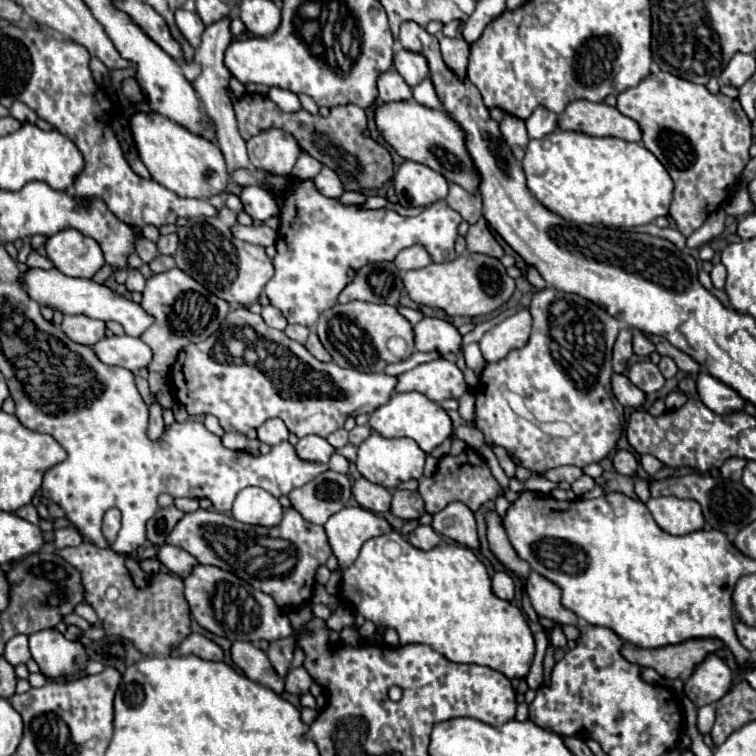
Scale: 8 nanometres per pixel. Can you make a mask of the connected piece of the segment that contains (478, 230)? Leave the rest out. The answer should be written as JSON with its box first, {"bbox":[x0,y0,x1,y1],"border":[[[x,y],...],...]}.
{"bbox":[465,218,503,258],"border":[[[481,218],[477,224],[469,226],[469,230],[465,234],[465,240],[467,240],[467,250],[469,252],[483,252],[483,254],[489,254],[489,256],[495,256],[495,258],[503,256],[503,248],[495,240],[493,232],[487,228],[485,218]]]}

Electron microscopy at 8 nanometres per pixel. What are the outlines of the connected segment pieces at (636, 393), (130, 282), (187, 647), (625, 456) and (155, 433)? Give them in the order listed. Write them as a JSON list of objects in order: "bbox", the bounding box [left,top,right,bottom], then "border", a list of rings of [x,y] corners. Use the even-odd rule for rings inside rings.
[{"bbox":[613,374,647,408],"border":[[[625,374],[613,376],[613,394],[627,408],[639,408],[647,400],[647,394],[639,390],[635,384],[631,384],[631,380]]]},{"bbox":[125,268,145,292],"border":[[[129,268],[127,270],[127,282],[125,282],[125,286],[127,286],[127,290],[131,290],[131,292],[141,292],[143,288],[145,288],[145,278],[143,278],[143,274],[139,272],[139,270],[135,270],[135,268]]]},{"bbox":[173,632,223,662],"border":[[[195,632],[181,642],[181,646],[177,648],[177,652],[173,652],[173,656],[181,656],[181,654],[183,654],[183,656],[195,654],[195,656],[199,656],[199,658],[203,658],[203,660],[217,660],[217,662],[223,660],[223,650],[221,650],[221,646],[217,646],[217,644],[211,642],[209,638],[205,638],[205,636],[201,636],[201,634],[195,634]]]},{"bbox":[613,450,639,476],"border":[[[617,450],[615,458],[613,458],[613,466],[615,466],[615,470],[617,470],[619,474],[631,476],[631,474],[637,470],[639,460],[637,460],[637,456],[633,456],[633,452],[629,452],[629,450]]]},{"bbox":[147,400,165,440],"border":[[[153,400],[149,404],[149,426],[147,426],[147,432],[149,432],[149,438],[151,440],[157,440],[163,434],[163,430],[165,430],[165,424],[163,424],[163,416],[161,414],[163,414],[163,408],[159,406],[157,400]]]}]

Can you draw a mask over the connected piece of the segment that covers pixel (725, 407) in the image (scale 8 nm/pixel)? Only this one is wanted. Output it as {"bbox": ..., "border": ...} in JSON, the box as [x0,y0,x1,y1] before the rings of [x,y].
{"bbox":[695,370,745,412],"border":[[[701,370],[695,374],[695,384],[697,384],[697,394],[701,402],[711,408],[713,412],[735,412],[735,408],[743,408],[745,400],[735,392],[731,386],[723,384],[721,380],[713,378],[709,372]]]}

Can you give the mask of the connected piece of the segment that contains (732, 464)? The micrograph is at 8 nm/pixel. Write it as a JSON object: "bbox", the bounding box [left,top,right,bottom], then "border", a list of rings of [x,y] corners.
{"bbox":[719,458,747,480],"border":[[[729,458],[729,460],[719,468],[719,472],[721,472],[723,478],[729,478],[729,480],[741,480],[745,462],[747,462],[747,460],[743,460],[743,458]]]}

